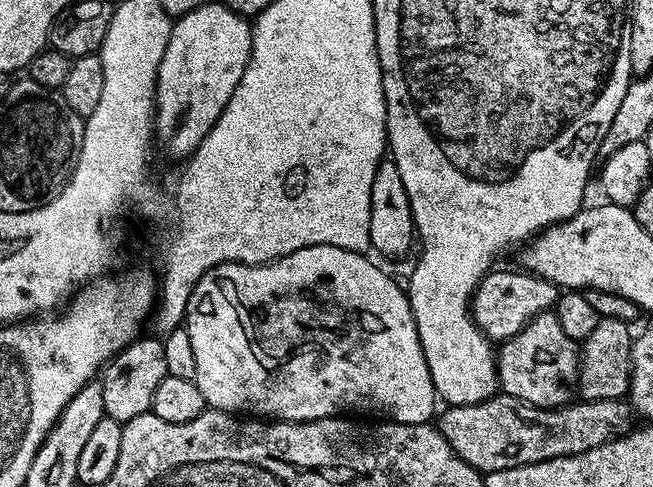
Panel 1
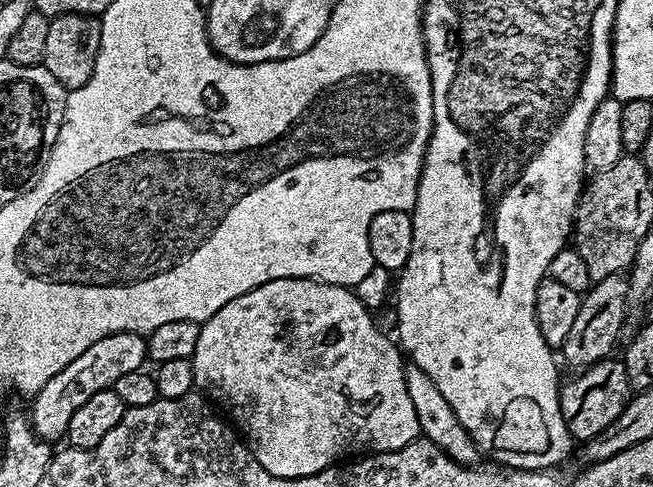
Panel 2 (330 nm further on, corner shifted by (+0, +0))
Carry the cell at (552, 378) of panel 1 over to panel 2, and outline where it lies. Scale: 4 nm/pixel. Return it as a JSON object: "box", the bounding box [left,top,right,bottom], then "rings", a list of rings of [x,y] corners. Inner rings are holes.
{"box":[560,358,630,441],"rings":[[[620,358],[600,360],[588,368],[581,368],[569,380],[565,379],[560,386],[560,413],[568,427],[569,437],[573,441],[593,440],[628,404],[630,385],[624,369],[624,361]]]}

